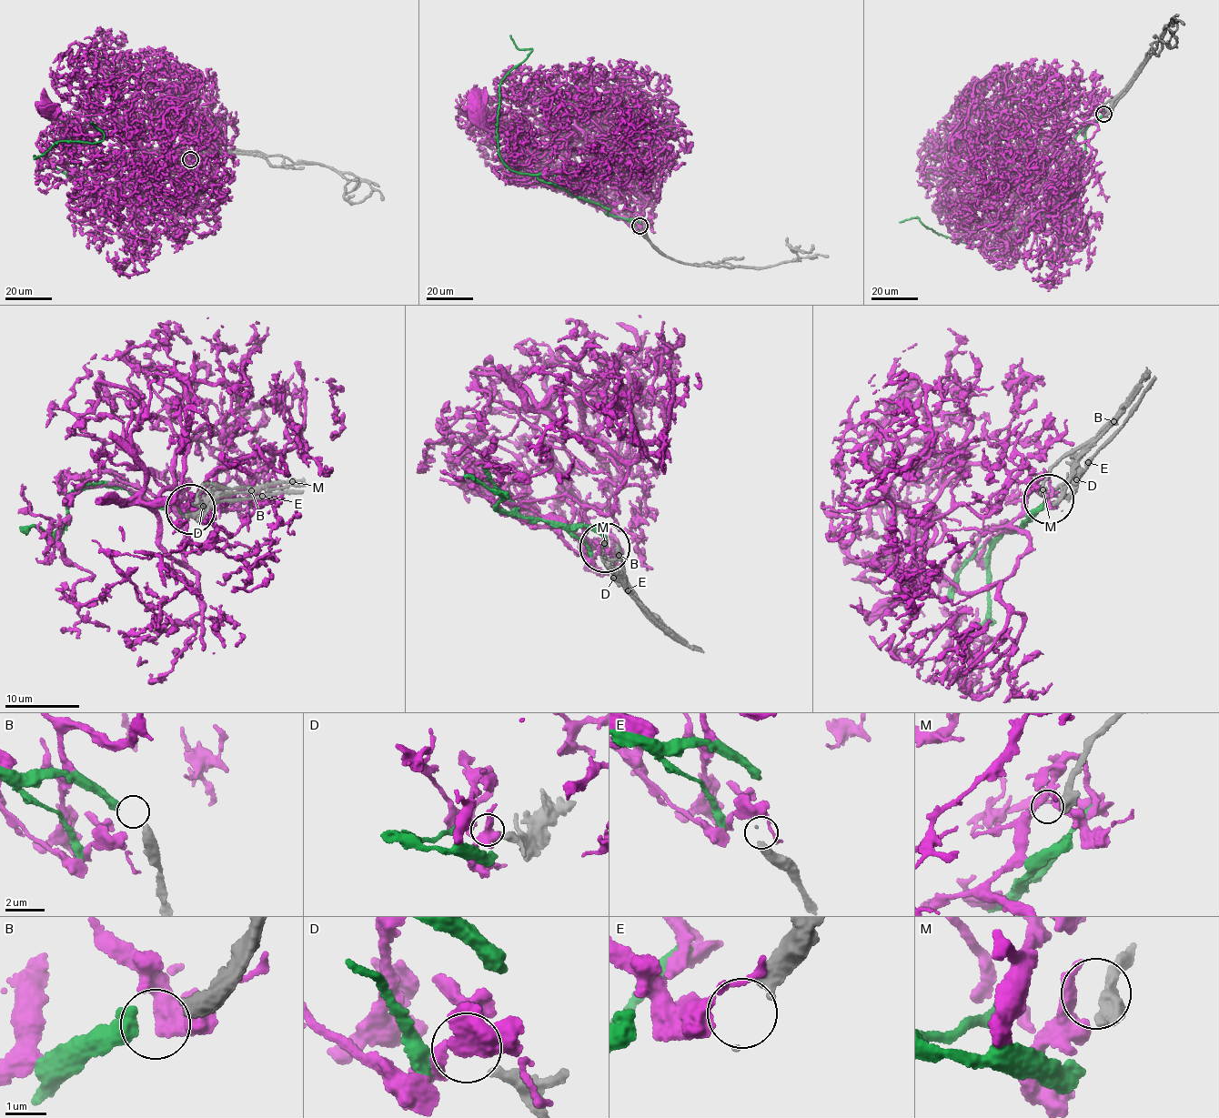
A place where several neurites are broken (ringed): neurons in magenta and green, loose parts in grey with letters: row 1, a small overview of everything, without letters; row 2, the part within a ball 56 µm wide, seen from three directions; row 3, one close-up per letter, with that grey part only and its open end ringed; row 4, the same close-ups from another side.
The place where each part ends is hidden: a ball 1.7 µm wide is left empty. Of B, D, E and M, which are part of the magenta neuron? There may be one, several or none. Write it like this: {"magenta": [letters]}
{"magenta": ["D"]}

